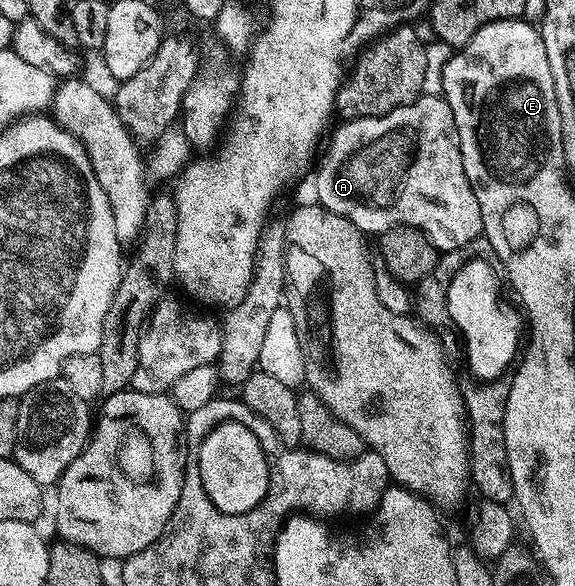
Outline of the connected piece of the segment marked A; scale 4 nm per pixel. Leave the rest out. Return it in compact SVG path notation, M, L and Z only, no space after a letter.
M423 95L410 105L396 107L396 111L383 117L361 117L355 121L342 121L339 126L313 174L314 189L318 192L317 204L348 219L348 223L352 223L363 235L384 234L391 225L411 225L442 253L464 247L483 236L480 203L468 183L468 175L464 175L460 135L445 99Z

